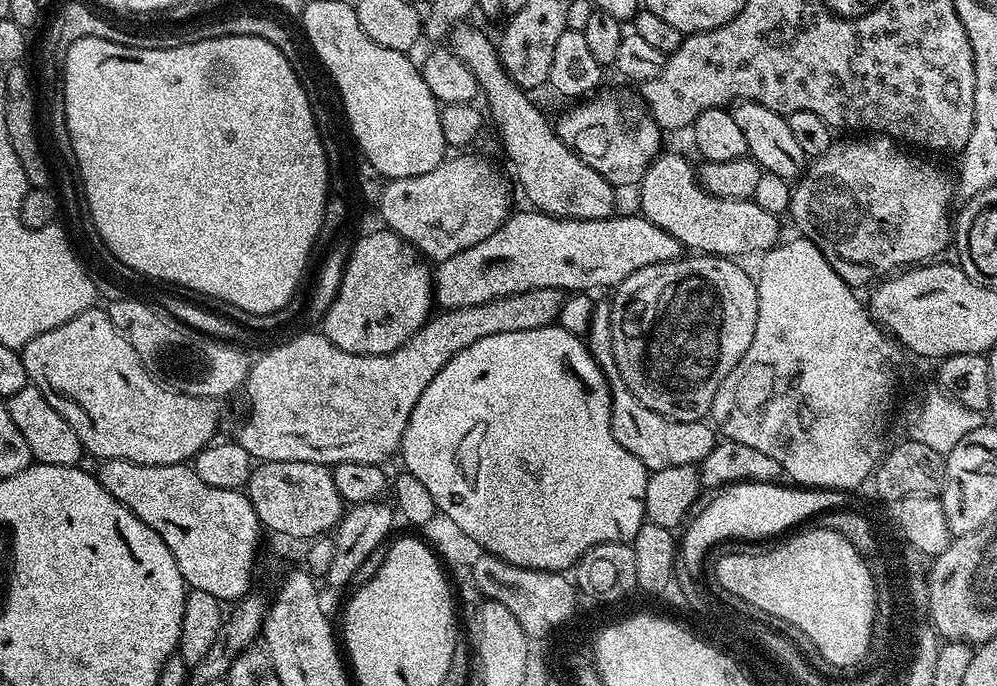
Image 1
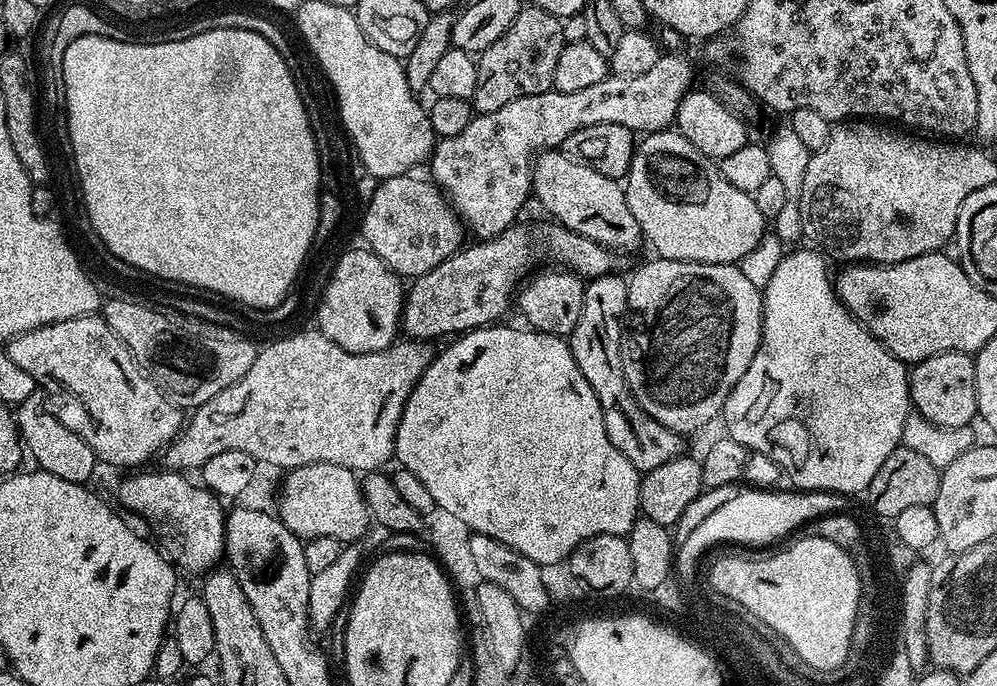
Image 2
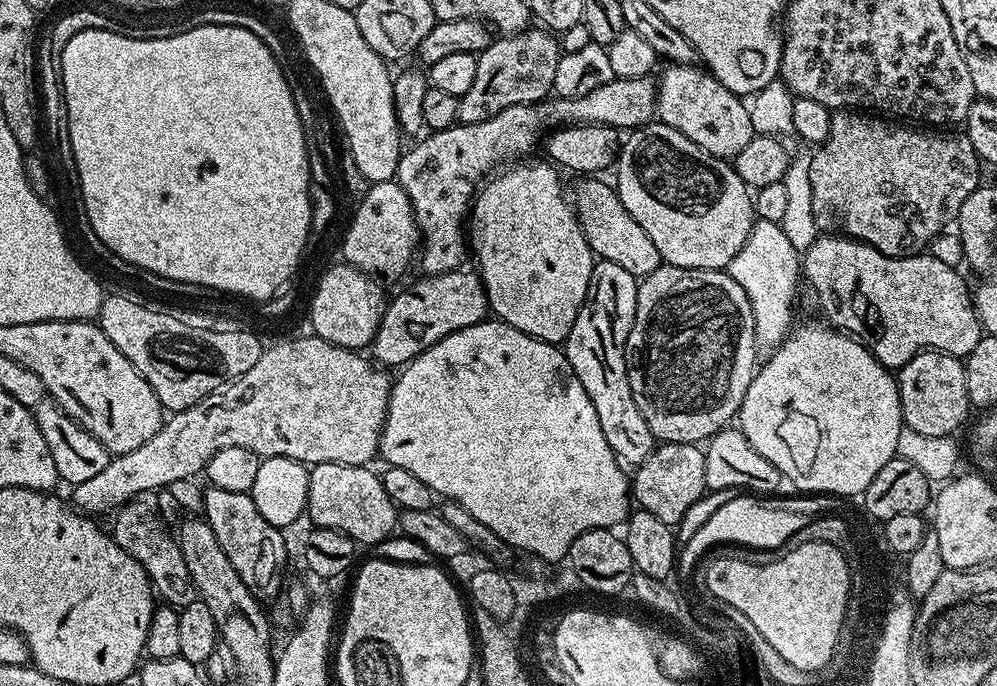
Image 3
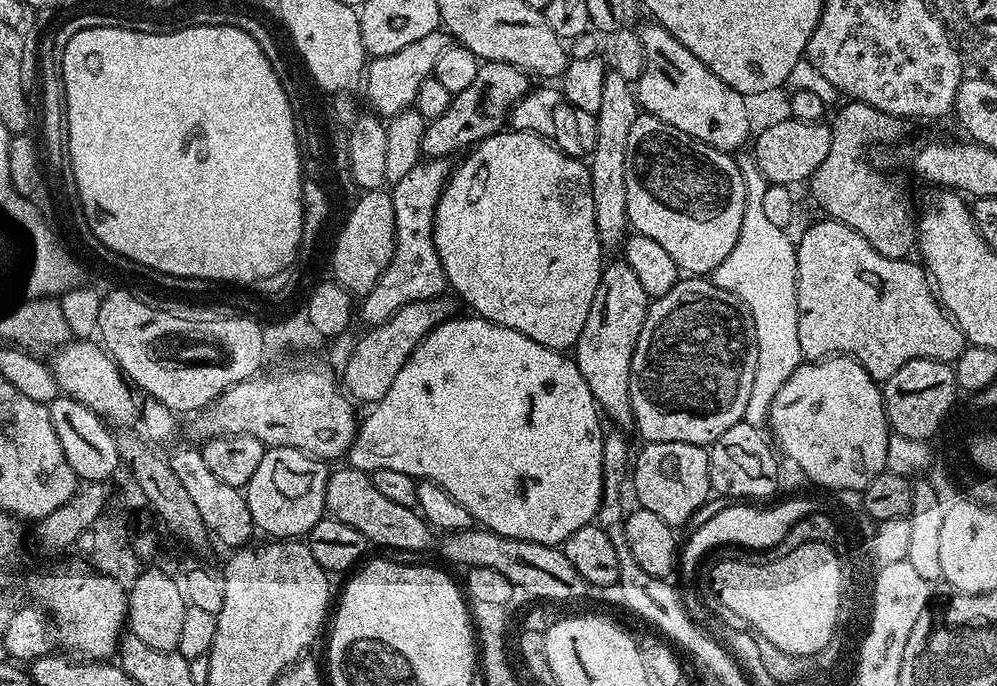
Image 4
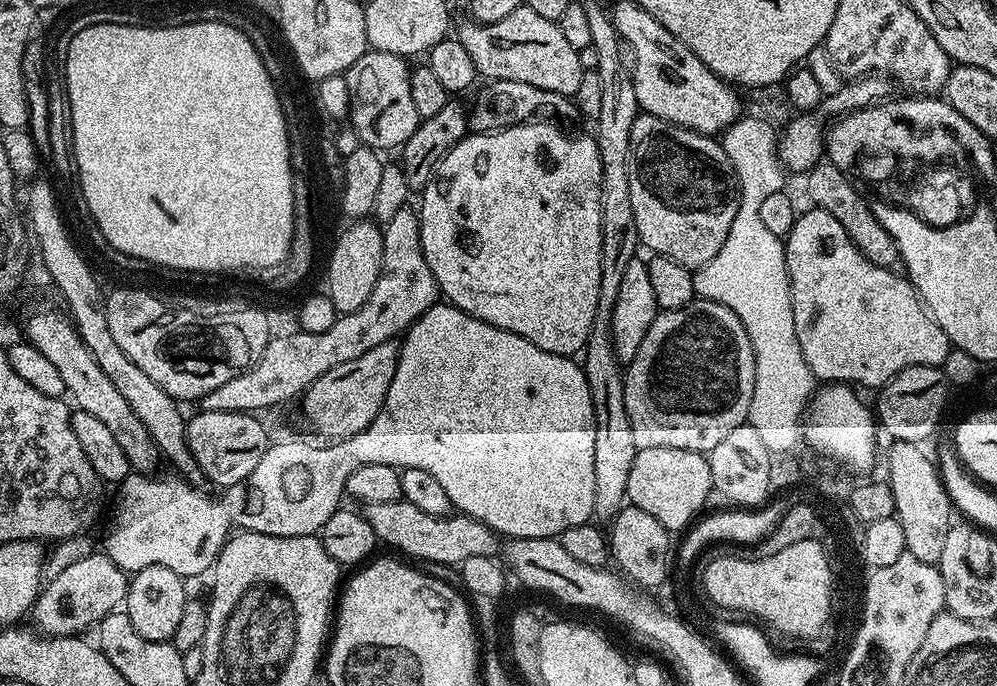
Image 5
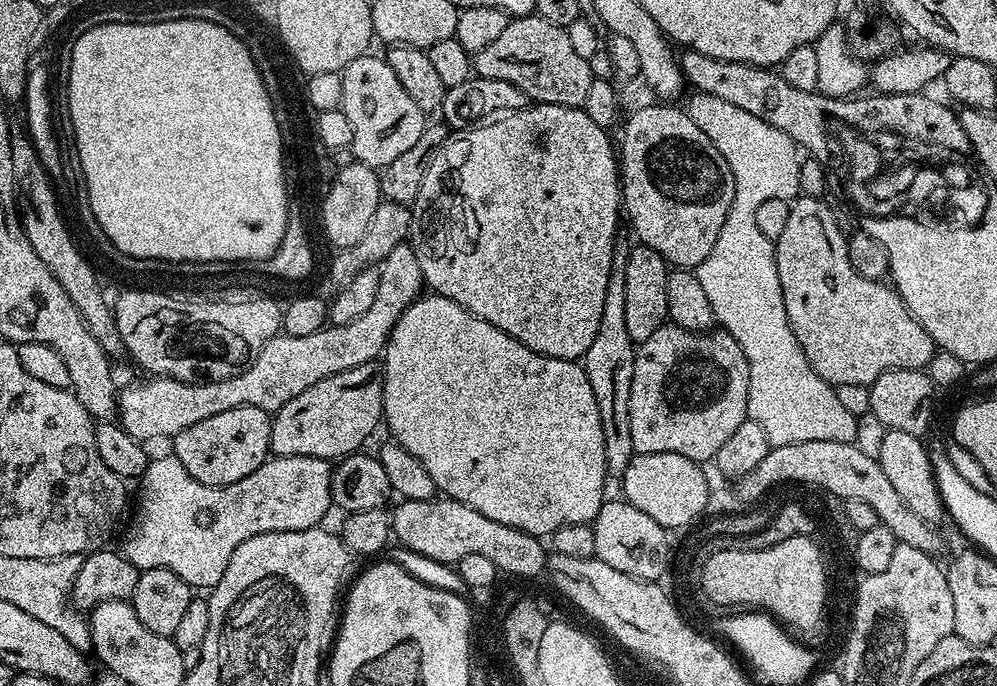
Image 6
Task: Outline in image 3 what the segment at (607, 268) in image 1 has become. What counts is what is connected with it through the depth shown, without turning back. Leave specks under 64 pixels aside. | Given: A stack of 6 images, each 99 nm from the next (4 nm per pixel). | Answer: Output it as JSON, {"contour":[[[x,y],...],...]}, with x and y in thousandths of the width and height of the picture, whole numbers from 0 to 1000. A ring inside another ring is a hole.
{"contour":[[[458,394],[456,397],[444,397],[438,402],[422,401],[421,408],[414,411],[410,420],[405,420],[397,433],[388,439],[385,450],[385,462],[377,483],[377,491],[374,493],[371,503],[371,519],[378,532],[404,534],[409,526],[423,516],[435,499],[463,481],[467,475],[481,472],[490,459],[489,431],[485,427],[485,413],[481,410],[480,401],[476,395],[465,397]]]}

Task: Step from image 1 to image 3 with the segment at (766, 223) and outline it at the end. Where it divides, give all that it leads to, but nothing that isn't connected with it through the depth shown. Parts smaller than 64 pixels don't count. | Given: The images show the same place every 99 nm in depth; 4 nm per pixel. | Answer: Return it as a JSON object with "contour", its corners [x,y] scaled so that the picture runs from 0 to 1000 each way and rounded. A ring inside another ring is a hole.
{"contour":[[[655,178],[633,188],[625,200],[622,226],[616,241],[616,273],[622,286],[624,300],[632,306],[632,318],[648,335],[648,347],[660,359],[660,370],[667,385],[681,391],[729,392],[730,385],[748,359],[752,335],[758,321],[754,303],[755,281],[750,270],[740,259],[737,243],[729,232],[714,227],[704,219],[688,195],[672,184]]]}

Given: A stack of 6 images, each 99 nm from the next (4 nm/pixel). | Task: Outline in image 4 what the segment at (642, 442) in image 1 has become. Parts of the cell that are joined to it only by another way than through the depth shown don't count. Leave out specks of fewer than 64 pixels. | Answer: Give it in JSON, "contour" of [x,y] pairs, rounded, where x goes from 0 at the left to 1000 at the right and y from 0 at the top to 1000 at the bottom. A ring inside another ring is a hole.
{"contour":[[[625,382],[614,385],[611,391],[609,386],[603,395],[596,440],[592,440],[592,458],[588,458],[588,475],[584,475],[584,487],[576,509],[578,532],[584,551],[588,551],[588,563],[592,563],[599,596],[609,611],[611,606],[618,617],[615,620],[622,627],[633,625],[636,618],[632,586],[632,539],[651,442],[652,434],[648,423],[644,423],[644,411],[640,411],[640,399],[636,399],[632,386]]]}

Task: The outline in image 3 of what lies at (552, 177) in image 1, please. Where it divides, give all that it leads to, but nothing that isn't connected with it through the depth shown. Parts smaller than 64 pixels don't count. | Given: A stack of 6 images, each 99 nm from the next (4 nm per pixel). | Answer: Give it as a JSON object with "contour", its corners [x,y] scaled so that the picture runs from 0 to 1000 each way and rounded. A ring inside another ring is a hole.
{"contour":[[[586,259],[578,274],[578,292],[576,286],[576,308],[580,324],[586,337],[588,353],[594,362],[595,375],[617,382],[629,394],[633,402],[645,405],[656,394],[660,394],[664,383],[660,370],[660,359],[648,347],[648,335],[632,318],[632,306],[624,300],[622,286],[613,267],[606,259]]]}

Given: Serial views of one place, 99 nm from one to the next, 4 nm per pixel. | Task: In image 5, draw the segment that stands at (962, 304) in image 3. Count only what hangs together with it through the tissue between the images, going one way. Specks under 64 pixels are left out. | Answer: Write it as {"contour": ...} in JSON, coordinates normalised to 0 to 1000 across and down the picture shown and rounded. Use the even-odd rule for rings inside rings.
{"contour":[[[817,300],[811,302],[811,305],[811,309],[803,308],[799,313],[796,329],[790,337],[789,344],[785,345],[785,351],[788,388],[790,389],[790,410],[792,411],[792,440],[796,446],[796,481],[800,493],[800,504],[804,504],[804,522],[808,522],[808,534],[812,534],[815,550],[822,557],[838,557],[840,560],[862,563],[864,567],[867,564],[882,569],[891,555],[896,554],[902,542],[918,531],[943,536],[953,512],[951,488],[937,471],[931,458],[931,450],[923,442],[923,433],[919,429],[919,418],[916,417],[910,401],[904,399],[902,395],[899,398],[899,394],[895,391],[886,391],[870,379],[855,357],[855,350],[849,341],[849,335],[845,335],[845,324],[841,324],[841,318],[837,318],[837,312]]]}

